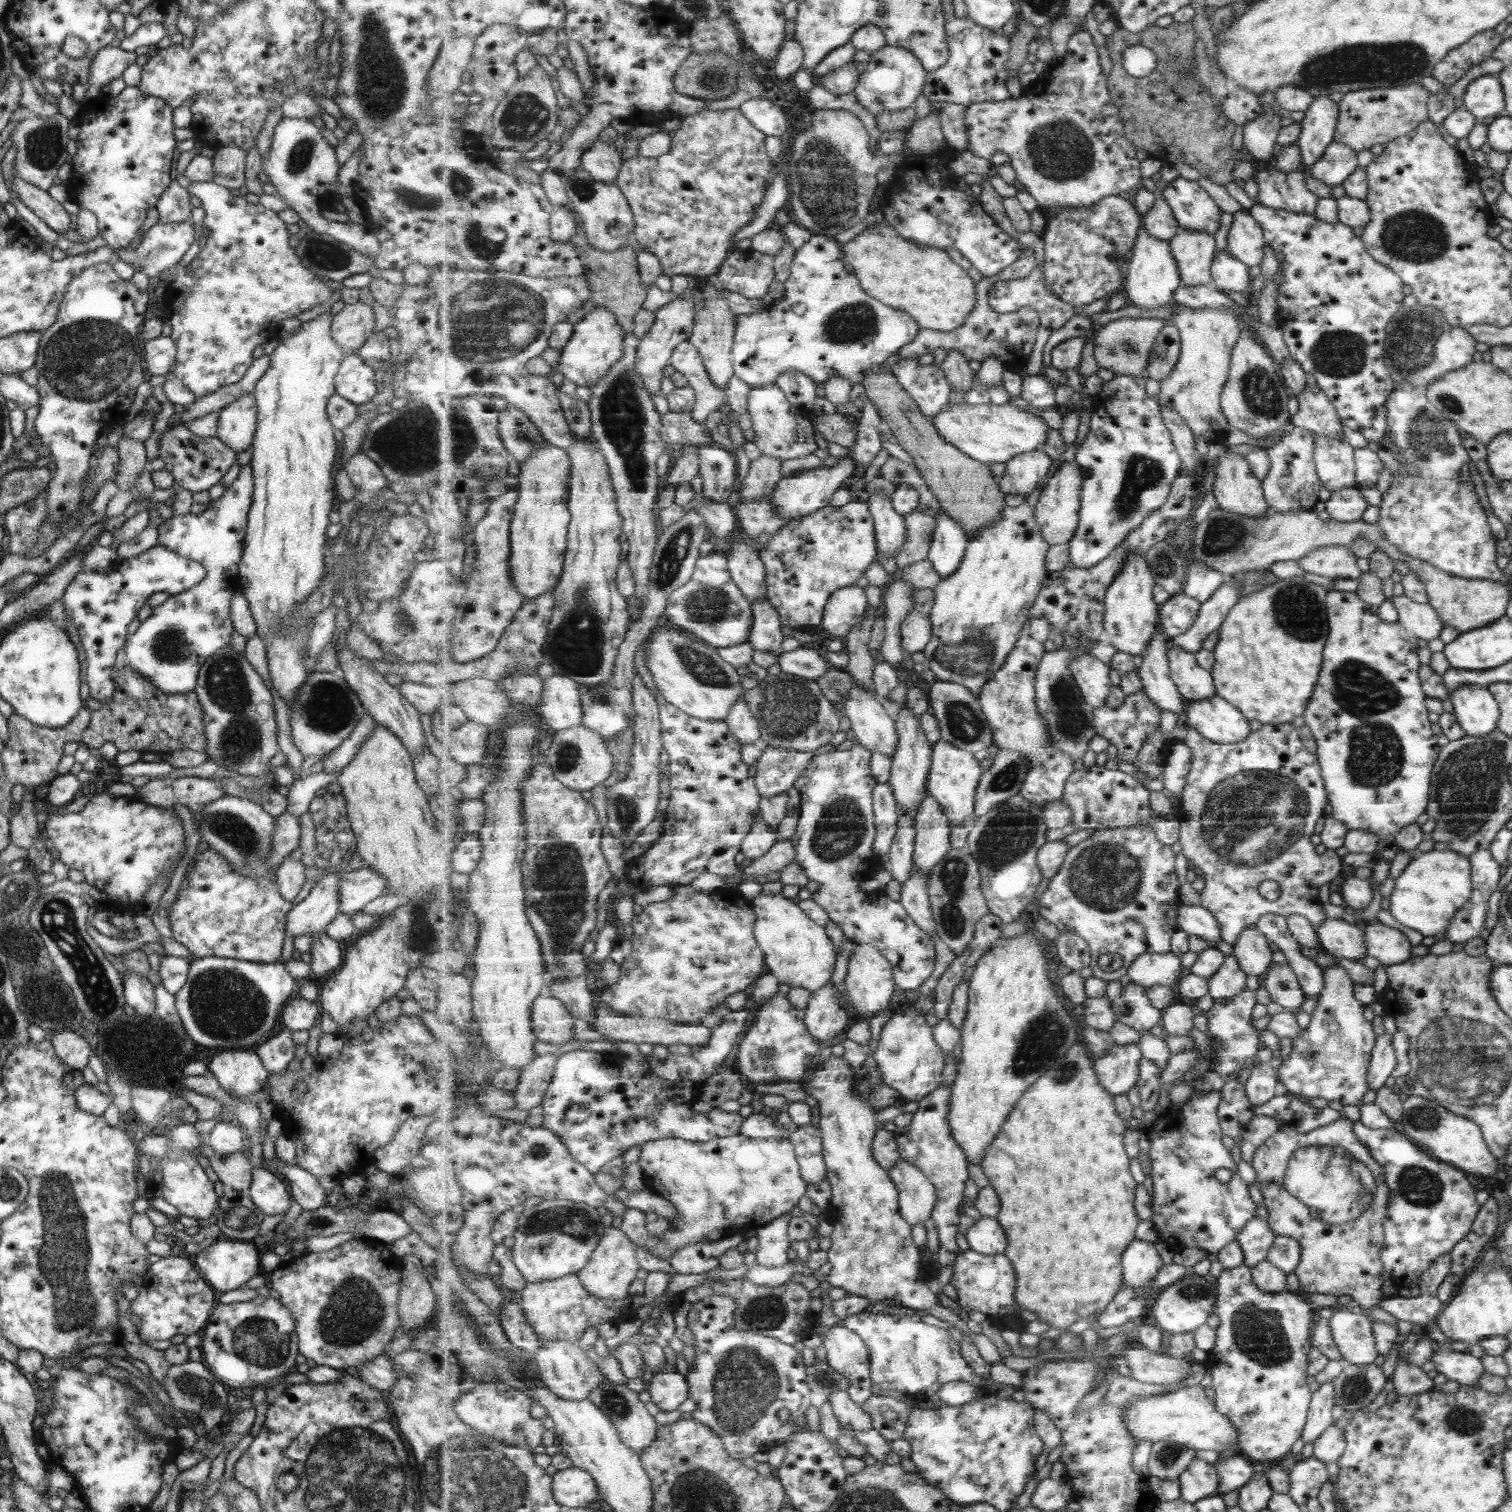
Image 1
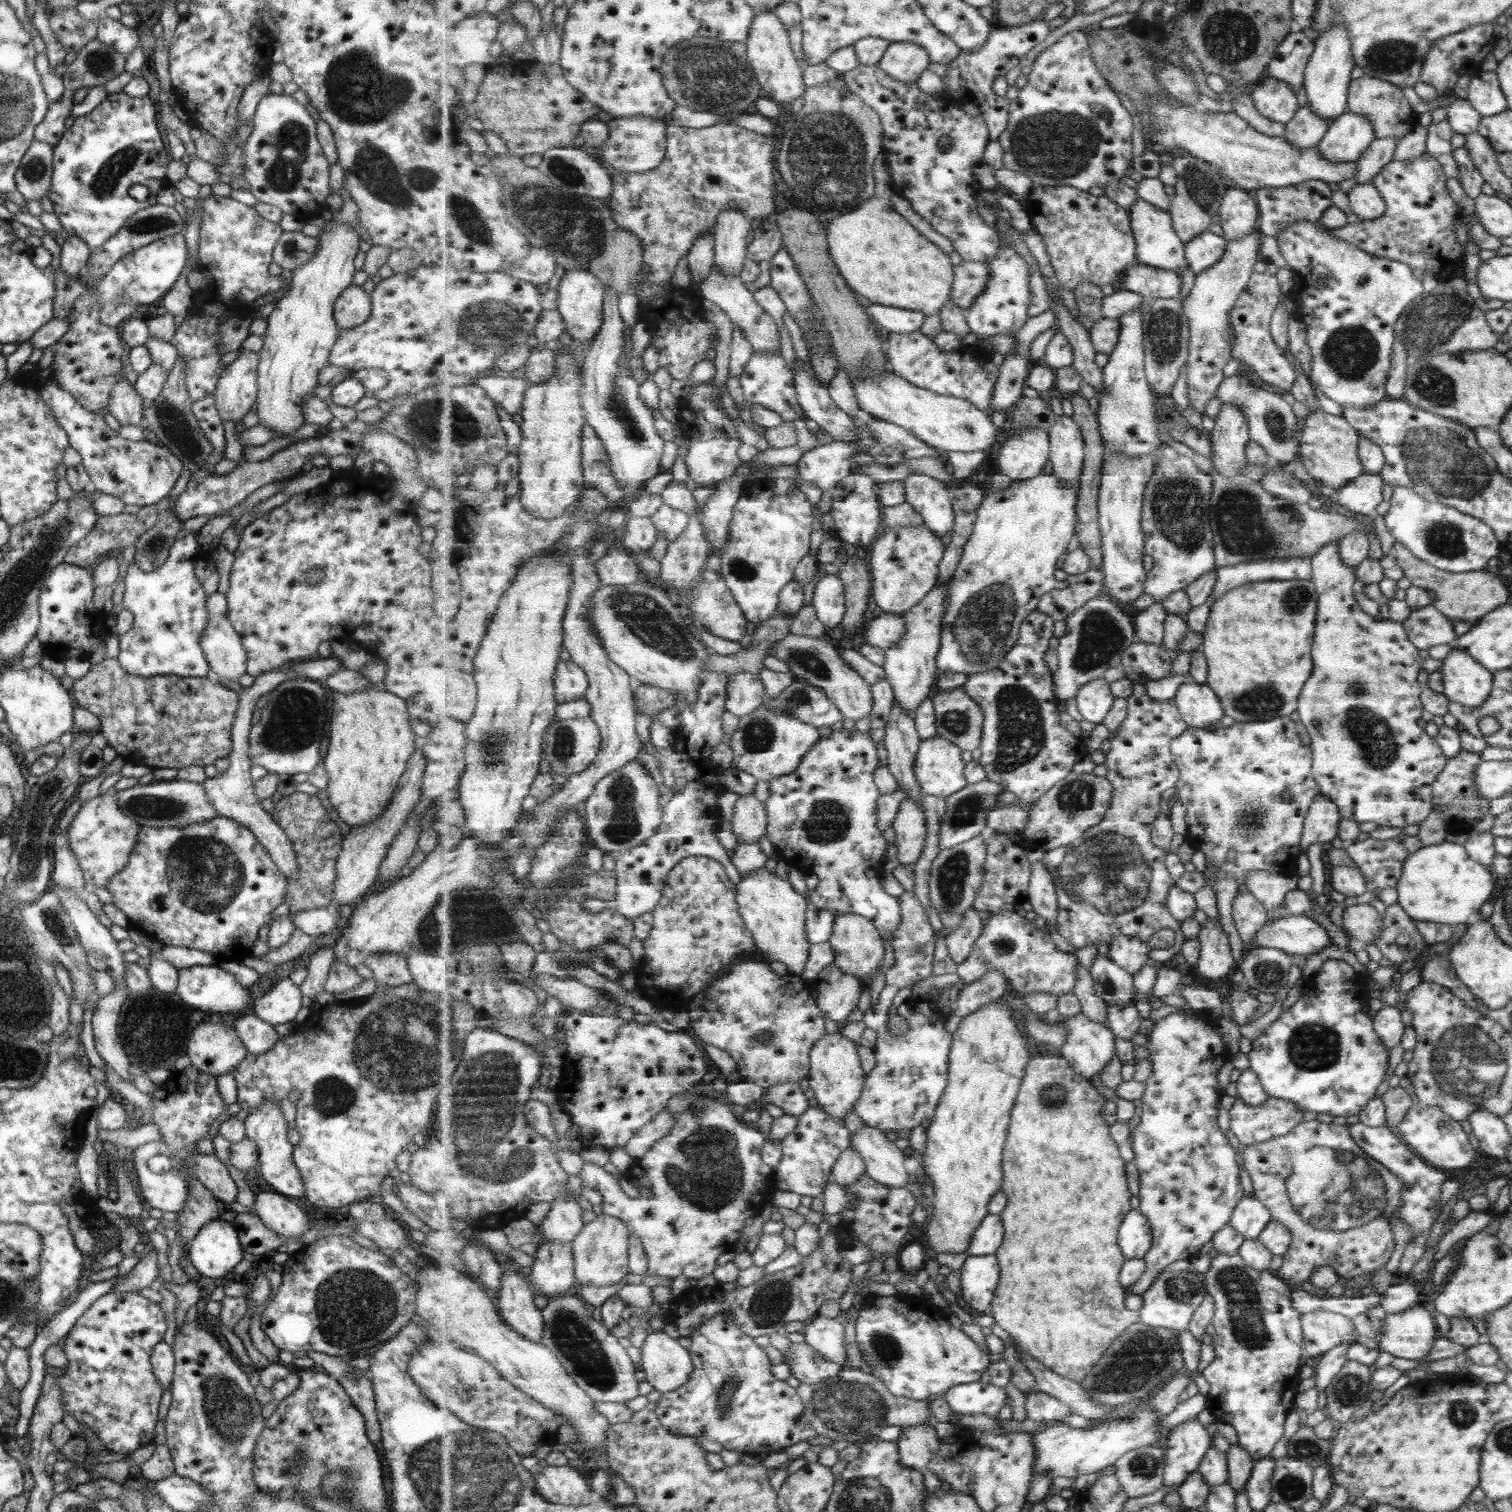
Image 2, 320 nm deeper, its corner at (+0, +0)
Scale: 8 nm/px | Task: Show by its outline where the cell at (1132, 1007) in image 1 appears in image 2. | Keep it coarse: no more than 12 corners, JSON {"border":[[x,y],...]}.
{"border":[[1098,954],[1090,968],[1111,1006],[1135,1006],[1134,976]]}

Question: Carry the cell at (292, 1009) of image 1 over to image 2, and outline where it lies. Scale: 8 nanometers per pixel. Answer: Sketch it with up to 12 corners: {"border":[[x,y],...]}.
{"border":[[287,977],[249,1009],[275,1026],[293,1022],[301,993]]}

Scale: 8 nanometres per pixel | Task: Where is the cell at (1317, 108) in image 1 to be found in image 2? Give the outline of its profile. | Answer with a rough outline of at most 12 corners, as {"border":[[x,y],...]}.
{"border":[[1347,31],[1314,40],[1302,80],[1309,110],[1330,123],[1346,111],[1353,67]]}

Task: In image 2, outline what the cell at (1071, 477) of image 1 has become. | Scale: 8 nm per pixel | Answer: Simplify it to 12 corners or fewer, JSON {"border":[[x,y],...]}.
{"border":[[1072,416],[1050,426],[1050,461],[1066,485],[1079,486],[1082,428]]}

